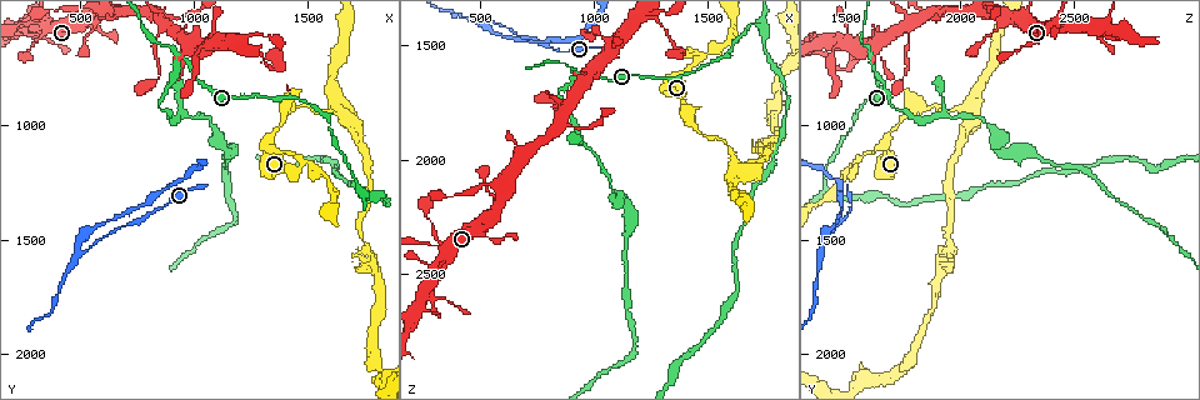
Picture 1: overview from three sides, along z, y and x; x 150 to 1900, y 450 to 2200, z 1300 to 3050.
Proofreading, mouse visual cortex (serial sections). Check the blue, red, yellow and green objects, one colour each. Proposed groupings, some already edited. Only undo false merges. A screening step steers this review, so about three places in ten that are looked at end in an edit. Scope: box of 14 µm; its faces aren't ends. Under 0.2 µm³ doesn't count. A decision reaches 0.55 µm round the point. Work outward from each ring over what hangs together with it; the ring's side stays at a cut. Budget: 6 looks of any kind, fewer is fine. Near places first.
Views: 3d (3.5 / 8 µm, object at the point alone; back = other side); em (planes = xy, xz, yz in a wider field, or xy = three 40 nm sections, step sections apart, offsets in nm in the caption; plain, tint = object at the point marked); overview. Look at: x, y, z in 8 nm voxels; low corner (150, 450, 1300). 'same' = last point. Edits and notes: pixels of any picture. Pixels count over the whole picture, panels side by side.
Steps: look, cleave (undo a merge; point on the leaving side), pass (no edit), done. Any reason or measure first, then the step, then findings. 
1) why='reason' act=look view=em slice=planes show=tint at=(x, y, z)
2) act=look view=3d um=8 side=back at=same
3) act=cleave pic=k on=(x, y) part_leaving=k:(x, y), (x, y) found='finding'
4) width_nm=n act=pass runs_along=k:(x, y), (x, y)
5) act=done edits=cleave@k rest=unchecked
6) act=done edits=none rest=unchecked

why='abrupt turn' act=look view=3d um=3.5 at=(920, 680, 1610)

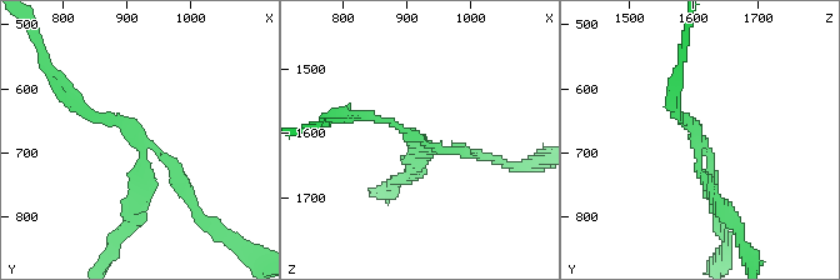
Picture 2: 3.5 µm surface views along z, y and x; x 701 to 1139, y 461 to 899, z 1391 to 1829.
arms=3 arm_widths_nm=100,150,200 act=look view=em slice=xy step=2 show=tint at=(925, 690, 1610)

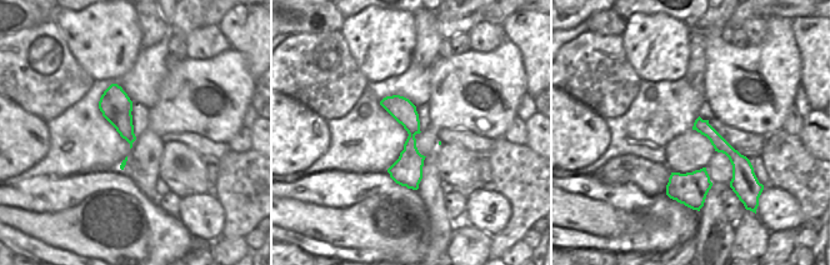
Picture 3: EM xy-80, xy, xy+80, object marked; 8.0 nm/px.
act=look view=em slice=xy step=3 show=tint at=same

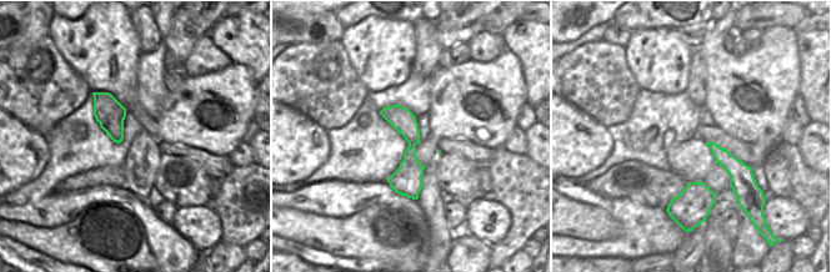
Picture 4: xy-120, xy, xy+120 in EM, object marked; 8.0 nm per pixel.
act=cleave pic=2 on=(420, 165) part_leaving=2:(140, 168), (144, 198), (105, 259) found='two cells meet here'

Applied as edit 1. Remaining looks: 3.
why='three arms meet' act=look view=3d um=3.5 at=(1740, 1300, 1430)

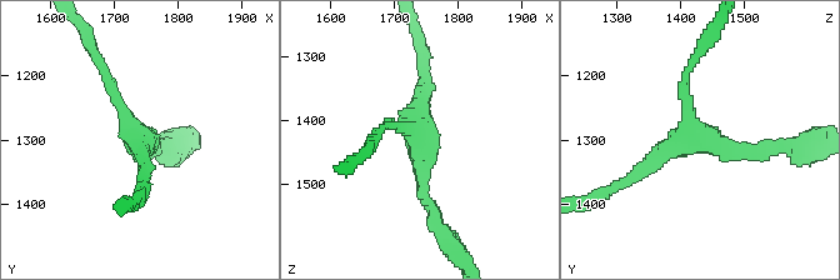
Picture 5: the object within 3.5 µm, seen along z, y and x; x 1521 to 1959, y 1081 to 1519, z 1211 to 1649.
act=look view=em slice=xy step=2 show=tint at=(1730, 1290, 1415)

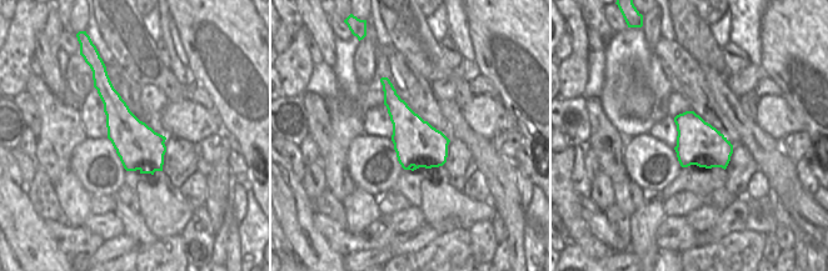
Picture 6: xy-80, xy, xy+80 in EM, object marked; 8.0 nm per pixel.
act=pass runs_along=5:(695, 58), (685, 74), (691, 131), (765, 150) found='continuous, no second cell'

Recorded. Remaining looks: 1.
act=done edits=cleave@2 rest=unchecked

